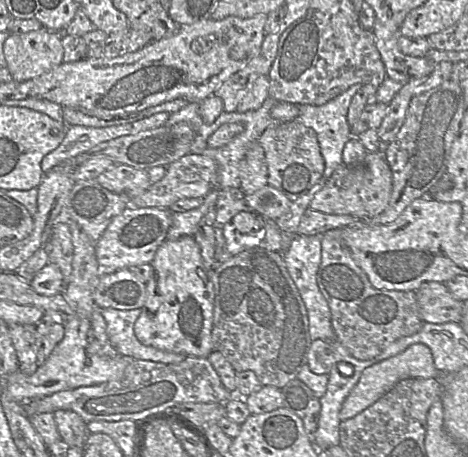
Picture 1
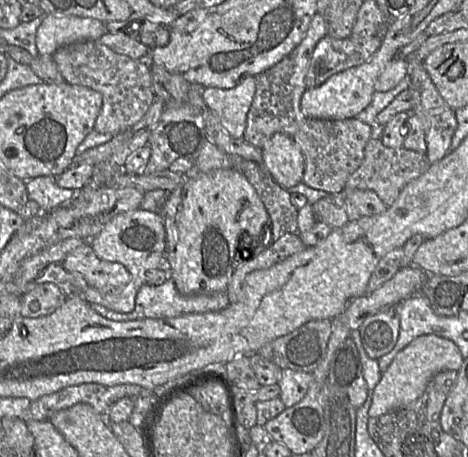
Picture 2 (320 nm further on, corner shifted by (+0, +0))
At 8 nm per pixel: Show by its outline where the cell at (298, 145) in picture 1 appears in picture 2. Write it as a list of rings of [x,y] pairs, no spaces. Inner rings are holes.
[[[358,118],[307,119],[292,136],[304,156],[304,173],[301,182],[328,194],[342,192],[349,176],[363,161],[365,147],[371,138],[372,126]]]

